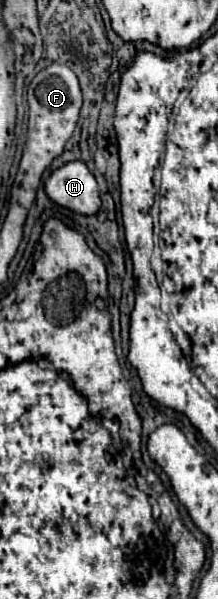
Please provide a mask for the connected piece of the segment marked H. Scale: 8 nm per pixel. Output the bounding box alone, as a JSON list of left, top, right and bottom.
[45,162,101,216]

